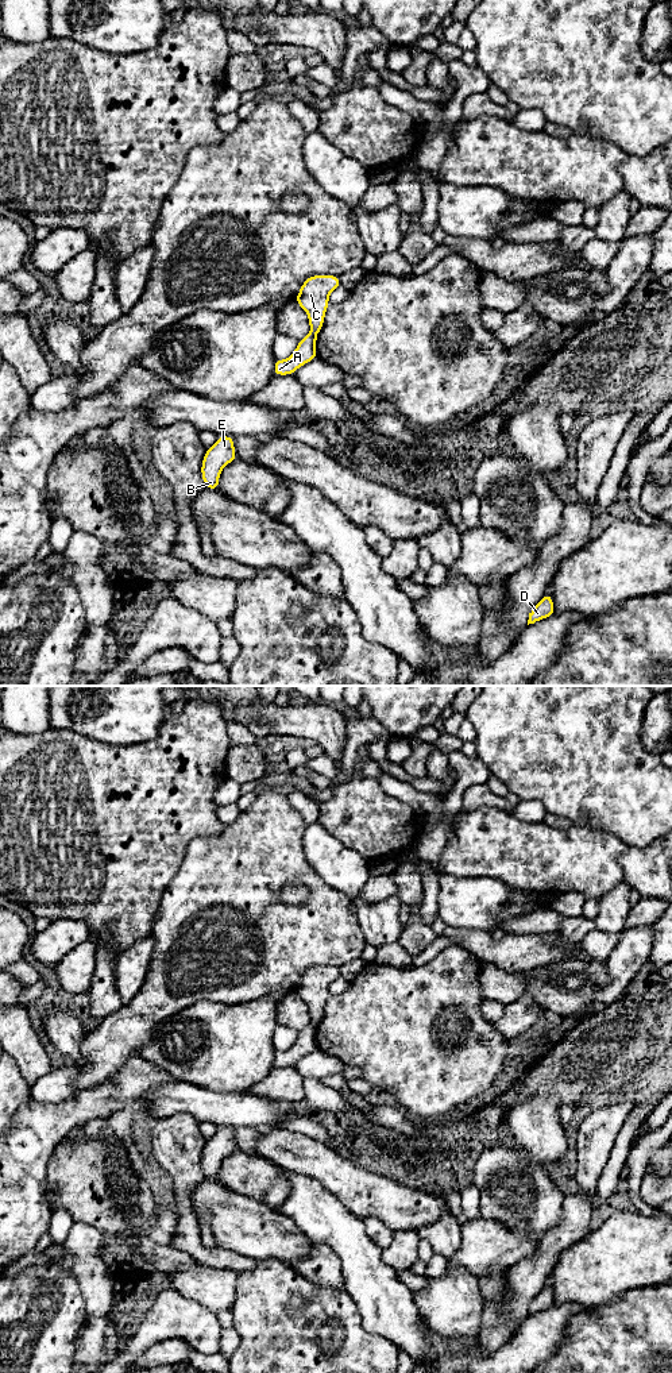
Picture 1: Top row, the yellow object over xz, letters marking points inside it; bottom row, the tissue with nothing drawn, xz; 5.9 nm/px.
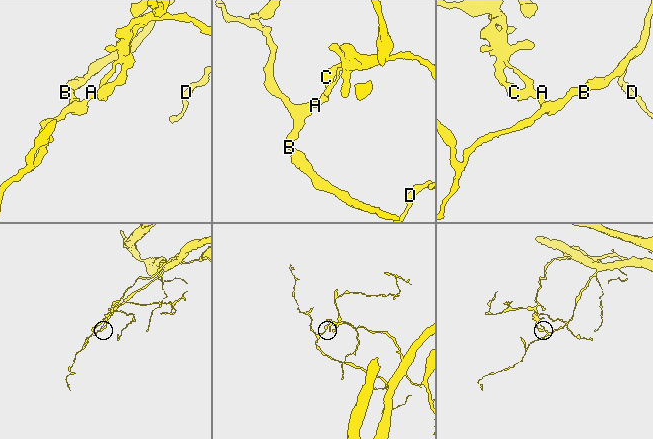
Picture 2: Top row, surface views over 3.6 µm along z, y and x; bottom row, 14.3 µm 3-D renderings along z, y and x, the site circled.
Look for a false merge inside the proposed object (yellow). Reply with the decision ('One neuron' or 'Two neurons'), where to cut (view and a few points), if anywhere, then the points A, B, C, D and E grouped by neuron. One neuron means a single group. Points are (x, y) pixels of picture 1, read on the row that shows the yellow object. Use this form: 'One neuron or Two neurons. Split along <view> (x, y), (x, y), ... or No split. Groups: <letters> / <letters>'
Two neurons. Split along xz (311, 334), (315, 336). Groups: A B E / C D

